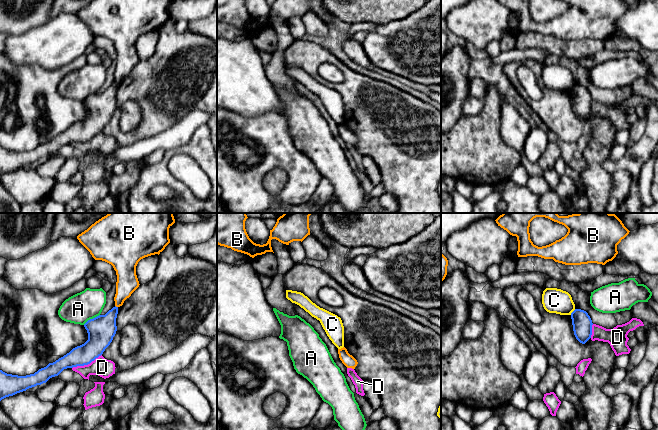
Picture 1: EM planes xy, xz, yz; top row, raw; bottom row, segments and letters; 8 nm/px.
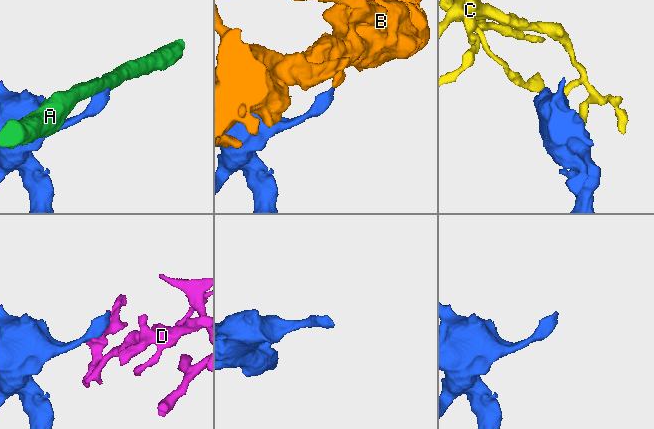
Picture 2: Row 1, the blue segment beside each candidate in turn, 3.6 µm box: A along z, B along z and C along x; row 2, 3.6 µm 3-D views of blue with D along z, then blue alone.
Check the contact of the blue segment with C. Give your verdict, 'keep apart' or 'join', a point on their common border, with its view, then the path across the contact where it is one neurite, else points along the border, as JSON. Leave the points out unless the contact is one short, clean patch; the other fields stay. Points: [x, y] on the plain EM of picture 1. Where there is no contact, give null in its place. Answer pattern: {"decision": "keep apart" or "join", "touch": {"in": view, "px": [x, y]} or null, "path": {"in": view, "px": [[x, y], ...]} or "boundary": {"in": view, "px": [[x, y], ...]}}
{"decision": "keep apart", "touch": {"in": "yz", "px": [572, 88]}, "boundary": {"in": "yz", "px": [[575, 85], [570, 90]]}}

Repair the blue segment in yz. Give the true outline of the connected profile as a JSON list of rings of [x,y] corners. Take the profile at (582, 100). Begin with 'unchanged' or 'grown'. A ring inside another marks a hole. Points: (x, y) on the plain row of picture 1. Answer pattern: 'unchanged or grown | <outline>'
unchanged | [[[575,85],[571,89],[573,107],[576,115],[585,120],[592,111],[592,96],[588,89],[581,85]]]

